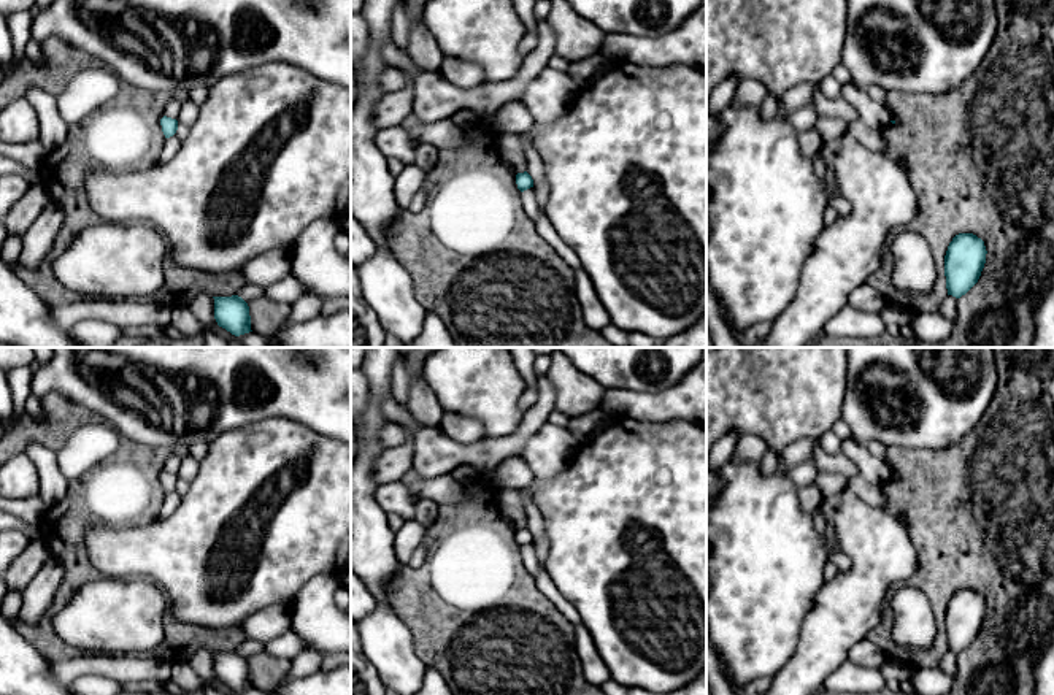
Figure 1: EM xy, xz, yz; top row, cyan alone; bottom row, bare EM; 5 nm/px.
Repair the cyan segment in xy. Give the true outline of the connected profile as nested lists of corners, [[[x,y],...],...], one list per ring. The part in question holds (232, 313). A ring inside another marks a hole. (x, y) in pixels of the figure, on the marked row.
[[[213,297],[214,319],[219,327],[225,328],[235,336],[252,332],[248,303],[238,297]]]

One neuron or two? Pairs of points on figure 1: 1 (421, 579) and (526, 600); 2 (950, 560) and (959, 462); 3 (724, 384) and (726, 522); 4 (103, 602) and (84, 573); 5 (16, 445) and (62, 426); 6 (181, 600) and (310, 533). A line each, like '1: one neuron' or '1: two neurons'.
1: one neuron
2: one neuron
3: two neurons
4: two neurons
5: one neuron
6: one neuron

